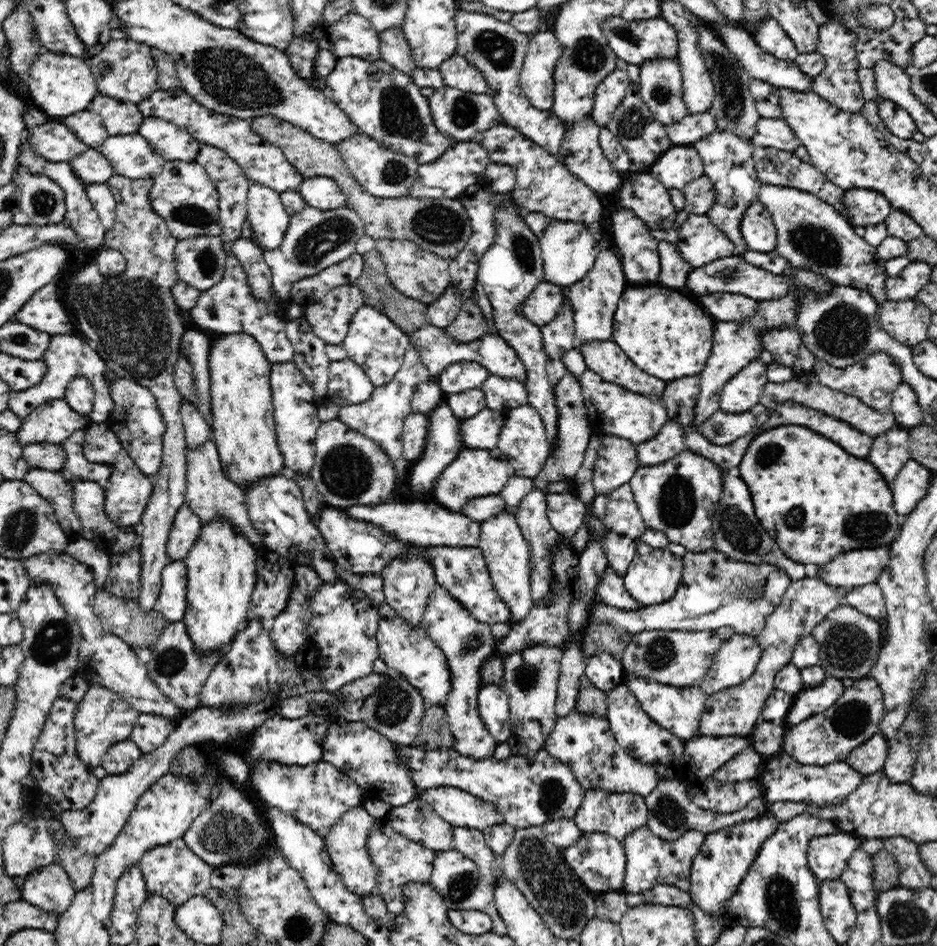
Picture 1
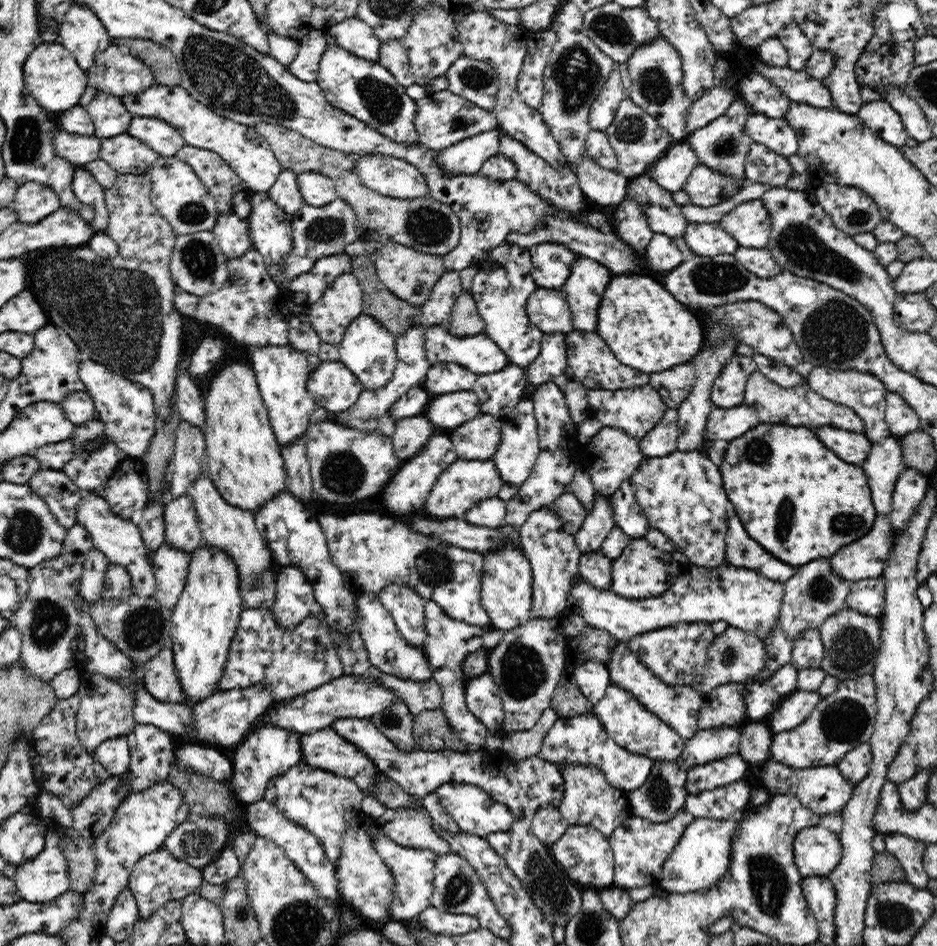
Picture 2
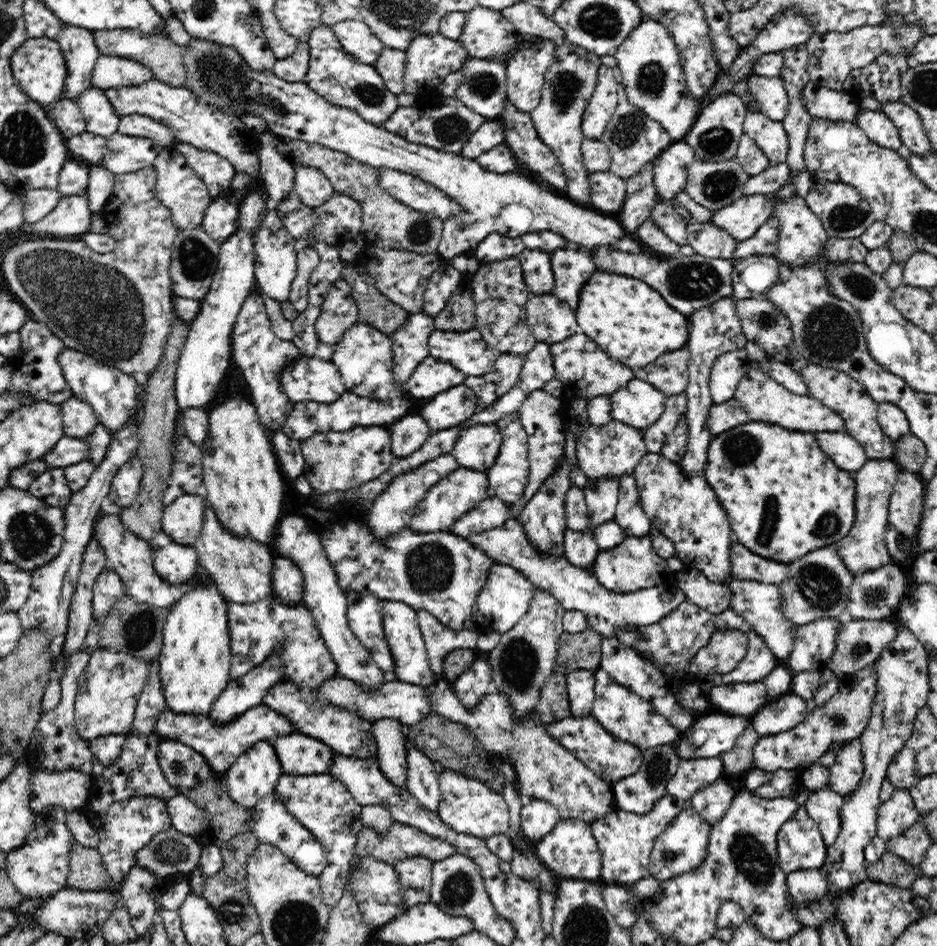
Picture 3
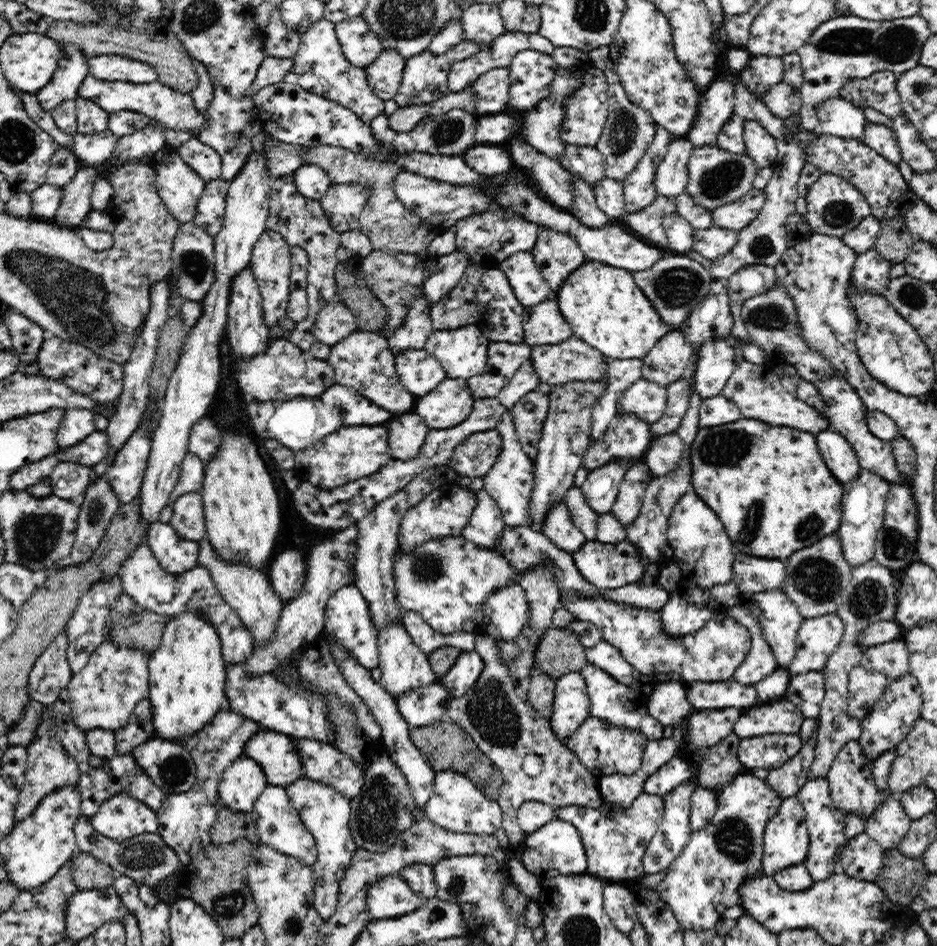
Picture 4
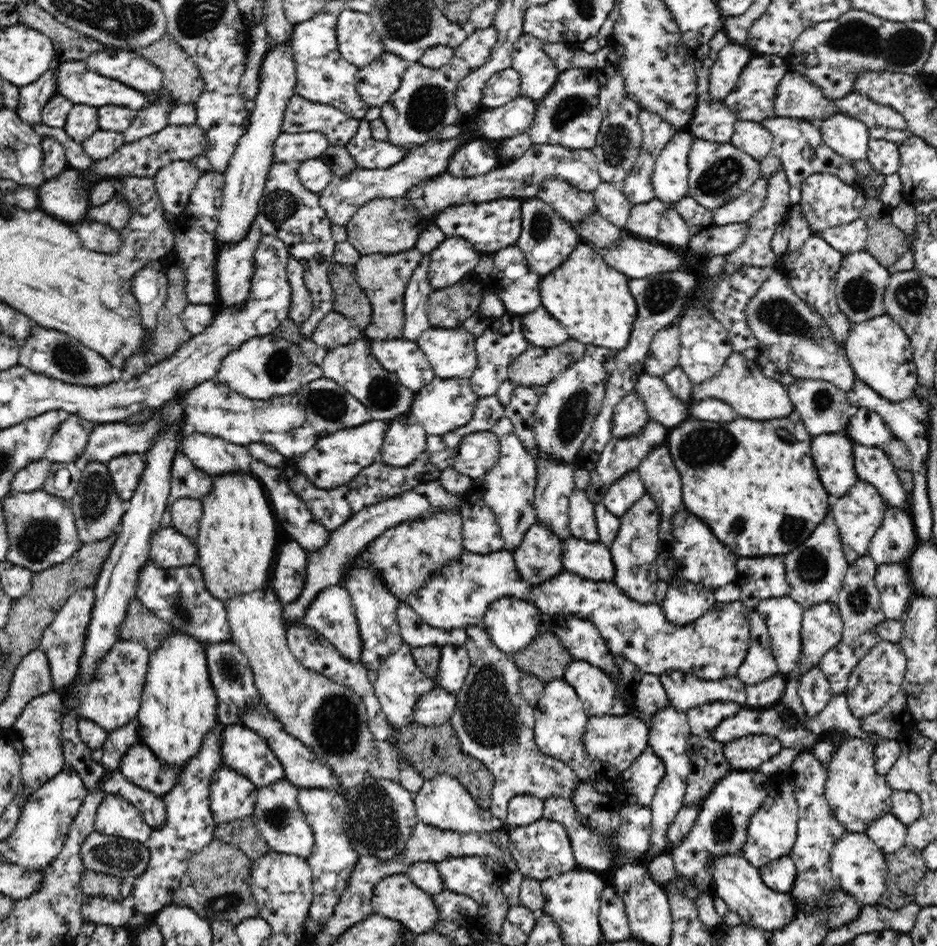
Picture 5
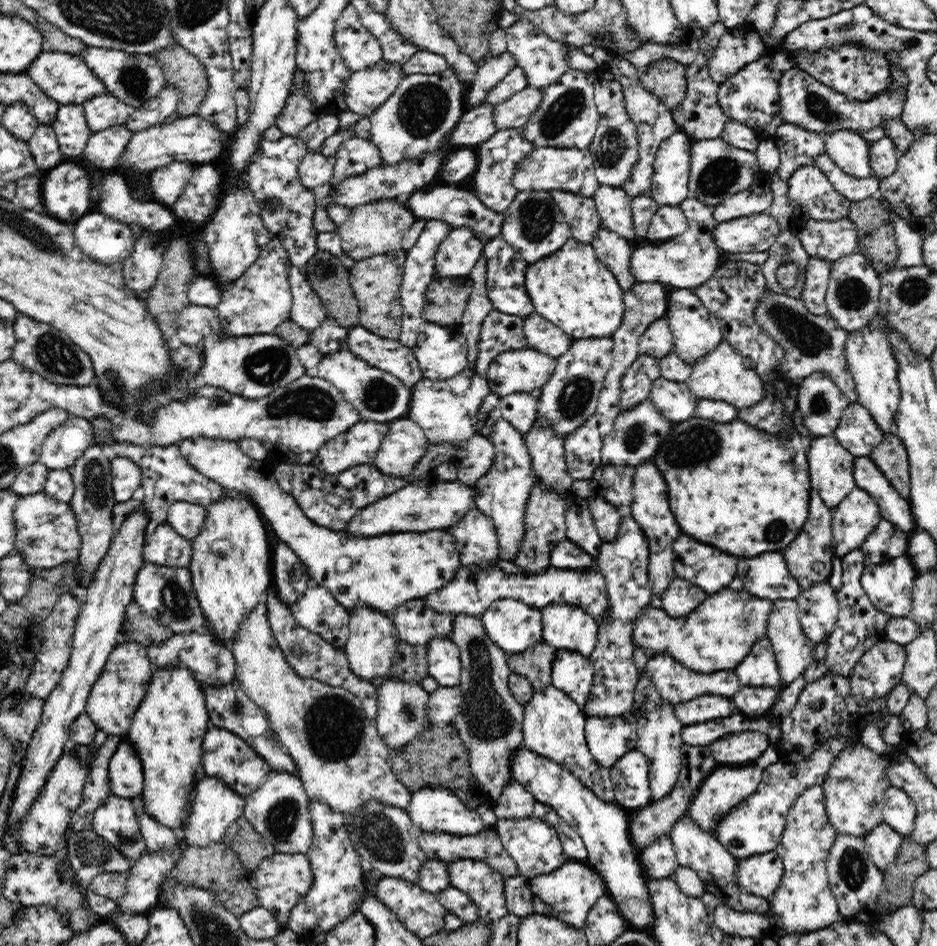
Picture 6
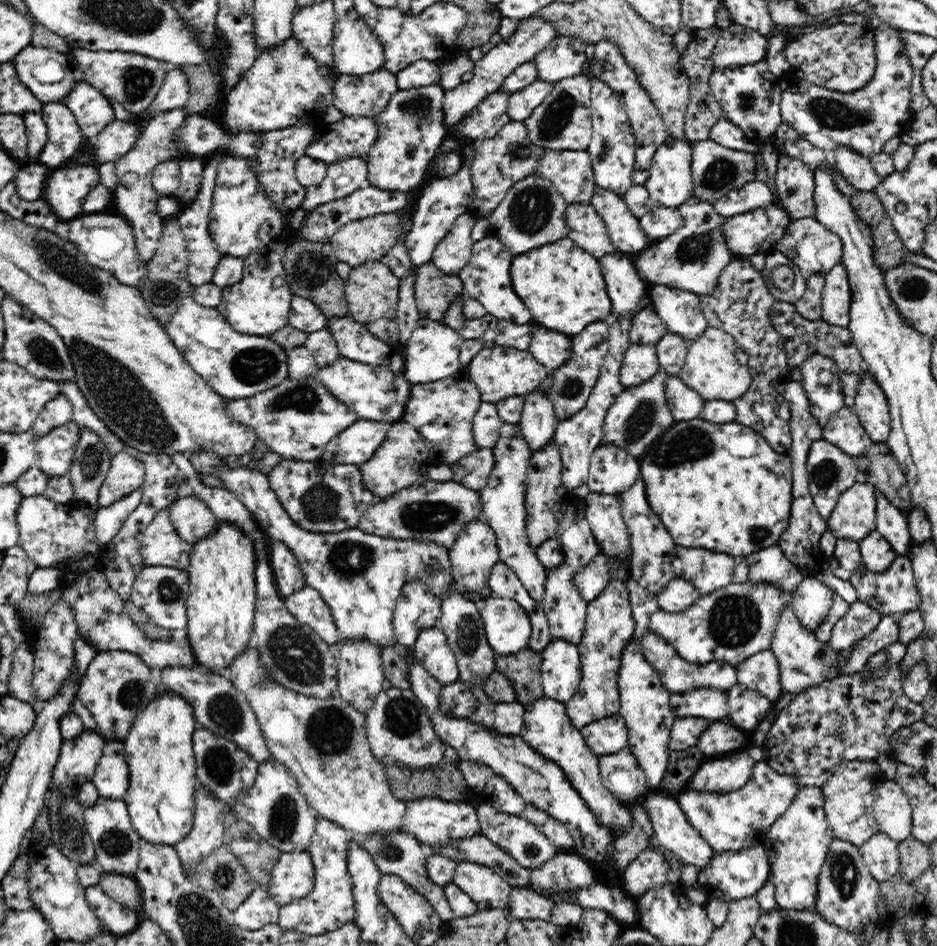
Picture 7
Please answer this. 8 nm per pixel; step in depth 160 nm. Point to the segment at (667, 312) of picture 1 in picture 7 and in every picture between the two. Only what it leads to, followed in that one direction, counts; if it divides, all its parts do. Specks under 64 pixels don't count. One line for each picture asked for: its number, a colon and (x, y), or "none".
2: (646, 328)
3: (629, 321)
4: (604, 307)
5: (592, 301)
6: (571, 288)
7: (562, 286)

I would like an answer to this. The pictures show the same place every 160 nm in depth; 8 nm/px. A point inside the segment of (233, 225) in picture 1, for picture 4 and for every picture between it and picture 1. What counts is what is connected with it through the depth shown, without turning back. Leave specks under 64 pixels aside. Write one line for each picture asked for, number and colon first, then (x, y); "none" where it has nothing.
2: (228, 190)
3: (216, 172)
4: (202, 158)

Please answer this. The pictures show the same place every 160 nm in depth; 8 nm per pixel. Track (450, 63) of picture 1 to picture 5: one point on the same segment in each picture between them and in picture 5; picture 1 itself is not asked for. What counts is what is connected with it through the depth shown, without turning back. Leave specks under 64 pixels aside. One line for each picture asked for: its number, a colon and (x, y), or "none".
2: (474, 80)
3: (483, 89)
4: (492, 89)
5: (502, 87)

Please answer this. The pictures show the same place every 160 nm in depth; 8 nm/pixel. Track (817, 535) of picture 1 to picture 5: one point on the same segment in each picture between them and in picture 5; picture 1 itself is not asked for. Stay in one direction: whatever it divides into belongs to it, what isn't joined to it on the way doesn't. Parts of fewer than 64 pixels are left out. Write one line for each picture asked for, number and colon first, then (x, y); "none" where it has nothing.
2: (798, 501)
3: (784, 497)
4: (769, 486)
5: (753, 482)

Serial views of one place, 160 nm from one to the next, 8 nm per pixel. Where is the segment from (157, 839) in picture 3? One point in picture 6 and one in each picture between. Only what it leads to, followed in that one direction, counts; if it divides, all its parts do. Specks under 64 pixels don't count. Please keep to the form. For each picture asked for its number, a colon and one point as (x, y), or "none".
4: (145, 859)
5: (116, 856)
6: (90, 855)

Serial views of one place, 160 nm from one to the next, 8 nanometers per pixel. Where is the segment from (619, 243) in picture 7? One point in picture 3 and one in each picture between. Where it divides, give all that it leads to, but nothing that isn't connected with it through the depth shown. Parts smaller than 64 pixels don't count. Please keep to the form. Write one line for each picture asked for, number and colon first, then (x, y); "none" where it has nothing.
3: (608, 191)
4: (609, 197)
5: (612, 204)
6: (613, 205)

